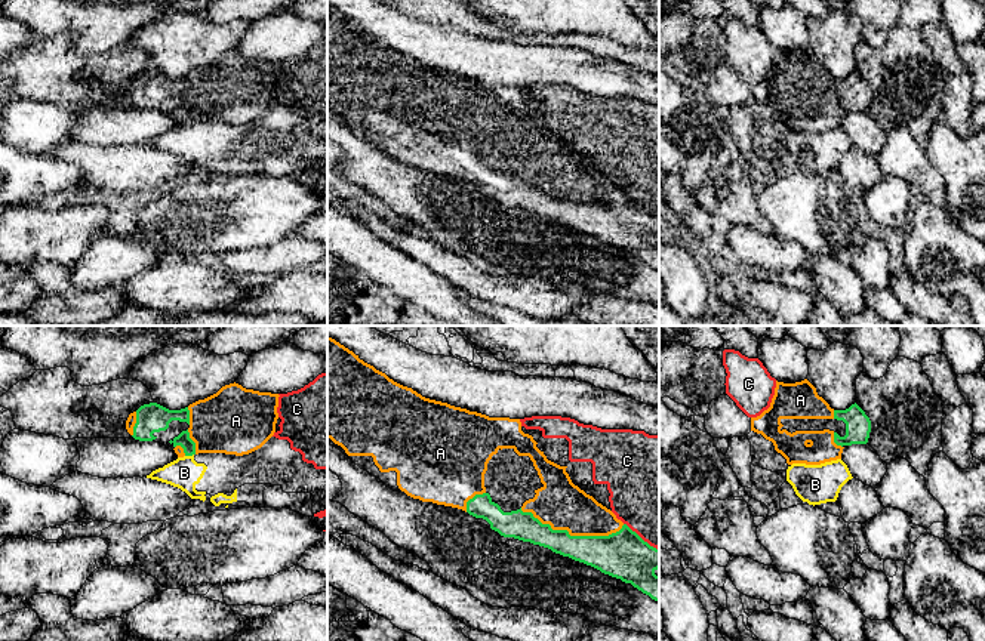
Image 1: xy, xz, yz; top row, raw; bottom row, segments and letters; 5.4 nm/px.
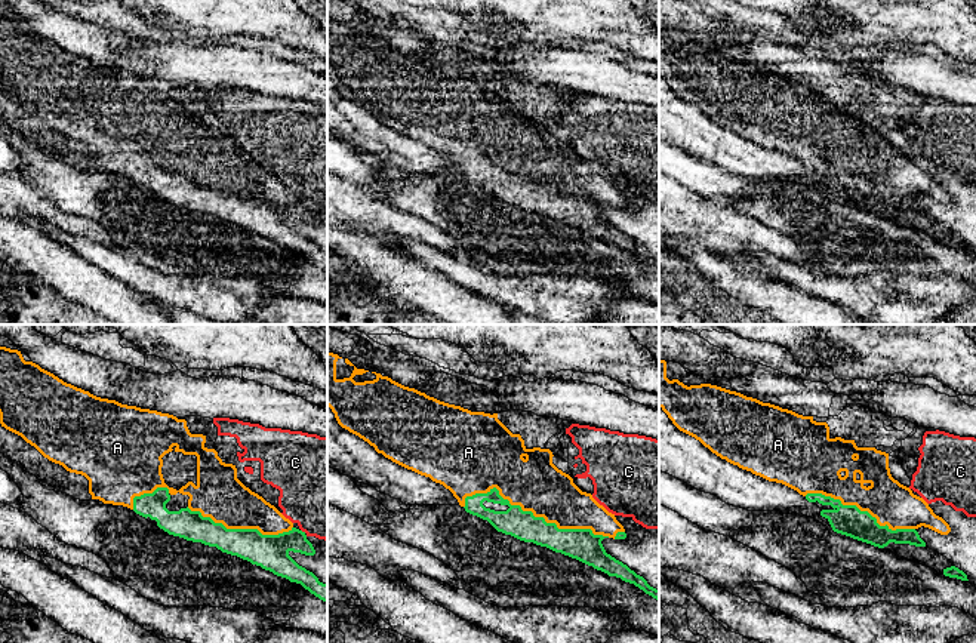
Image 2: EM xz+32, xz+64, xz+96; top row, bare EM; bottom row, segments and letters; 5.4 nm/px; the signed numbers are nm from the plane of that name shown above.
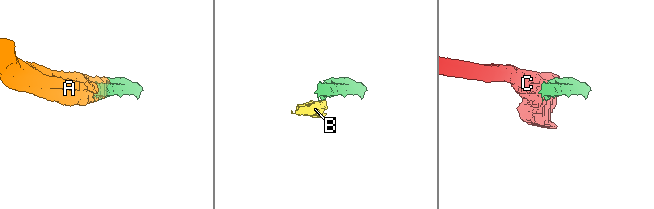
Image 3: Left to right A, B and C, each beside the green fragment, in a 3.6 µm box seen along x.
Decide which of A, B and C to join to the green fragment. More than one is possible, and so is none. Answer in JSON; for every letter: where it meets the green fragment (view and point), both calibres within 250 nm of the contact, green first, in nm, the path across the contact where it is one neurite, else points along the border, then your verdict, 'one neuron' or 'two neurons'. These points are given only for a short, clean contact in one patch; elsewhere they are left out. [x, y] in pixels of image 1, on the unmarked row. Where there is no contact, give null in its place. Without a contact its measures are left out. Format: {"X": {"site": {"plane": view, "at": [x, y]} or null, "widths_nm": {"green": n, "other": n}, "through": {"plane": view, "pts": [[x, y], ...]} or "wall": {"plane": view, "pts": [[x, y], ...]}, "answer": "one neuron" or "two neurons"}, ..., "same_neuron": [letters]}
{"A": {"site": {"plane": "xz", "at": [572, 205]}, "widths_nm": {"green": 220, "other": 260}, "answer": "one neuron"}, "B": {"site": {"plane": "xy", "at": [188, 123]}, "widths_nm": {"green": 70, "other": 170}, "wall": {"plane": "xy", "pts": [[193, 122], [185, 125]]}, "answer": "two neurons"}, "C": {"site": {"plane": "xz", "at": [640, 206]}, "widths_nm": {"green": 260, "other": 460}, "wall": {"plane": "xz", "pts": [[624, 191], [658, 218]]}, "answer": "two neurons"}, "same_neuron": ["A"]}

